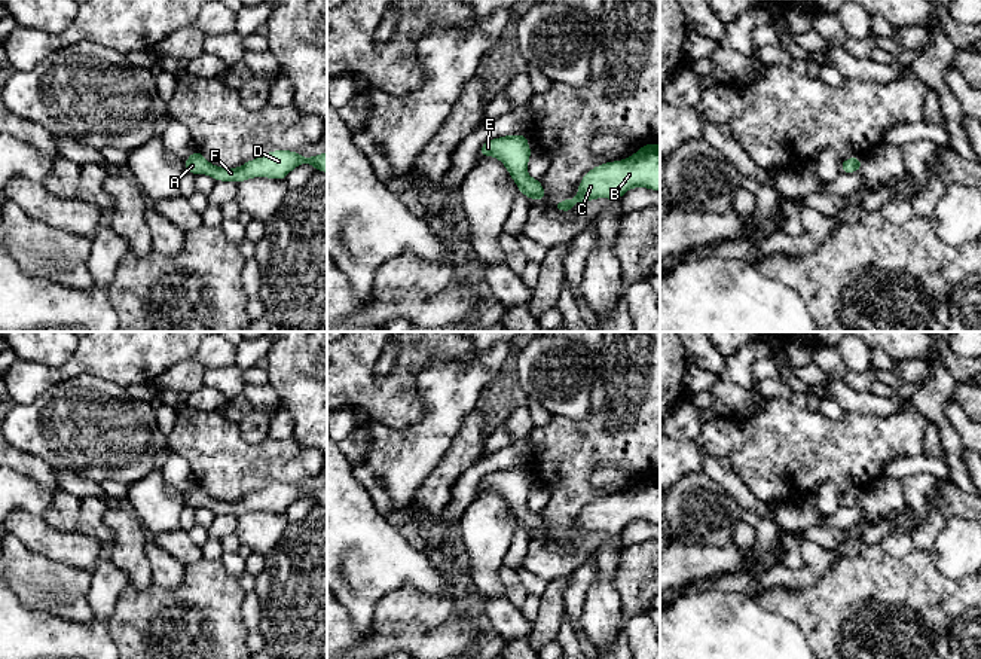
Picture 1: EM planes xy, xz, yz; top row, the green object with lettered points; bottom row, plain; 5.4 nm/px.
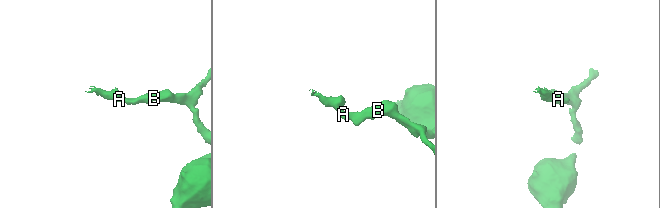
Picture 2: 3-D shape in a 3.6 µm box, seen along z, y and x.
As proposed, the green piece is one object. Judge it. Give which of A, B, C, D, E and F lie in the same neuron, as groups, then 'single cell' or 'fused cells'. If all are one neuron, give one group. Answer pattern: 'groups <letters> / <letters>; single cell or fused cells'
groups A B C D E F; single cell

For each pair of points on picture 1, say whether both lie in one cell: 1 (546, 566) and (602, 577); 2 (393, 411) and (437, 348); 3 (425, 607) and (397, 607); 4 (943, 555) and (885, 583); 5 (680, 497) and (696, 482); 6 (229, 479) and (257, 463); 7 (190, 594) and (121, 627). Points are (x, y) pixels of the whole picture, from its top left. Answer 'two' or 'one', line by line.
1: two
2: one
3: one
4: two
5: one
6: one
7: one

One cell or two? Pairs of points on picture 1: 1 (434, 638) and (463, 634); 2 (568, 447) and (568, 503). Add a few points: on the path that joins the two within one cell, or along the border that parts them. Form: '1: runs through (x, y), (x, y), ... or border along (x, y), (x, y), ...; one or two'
1: runs through (442, 638), (455, 638); one
2: runs through (568, 460), (568, 490); one

